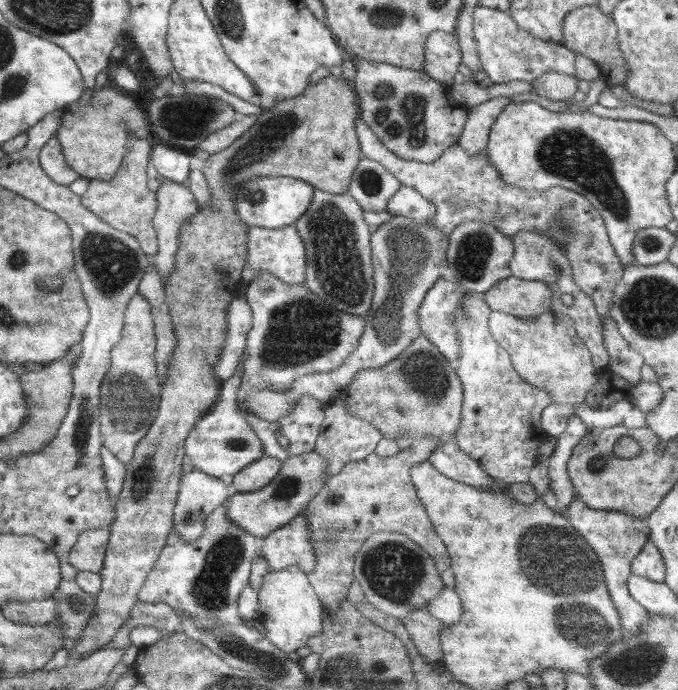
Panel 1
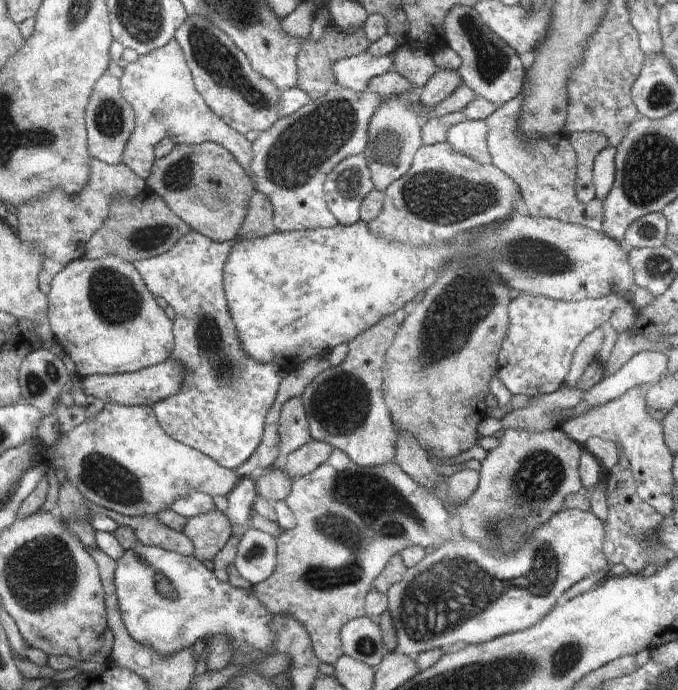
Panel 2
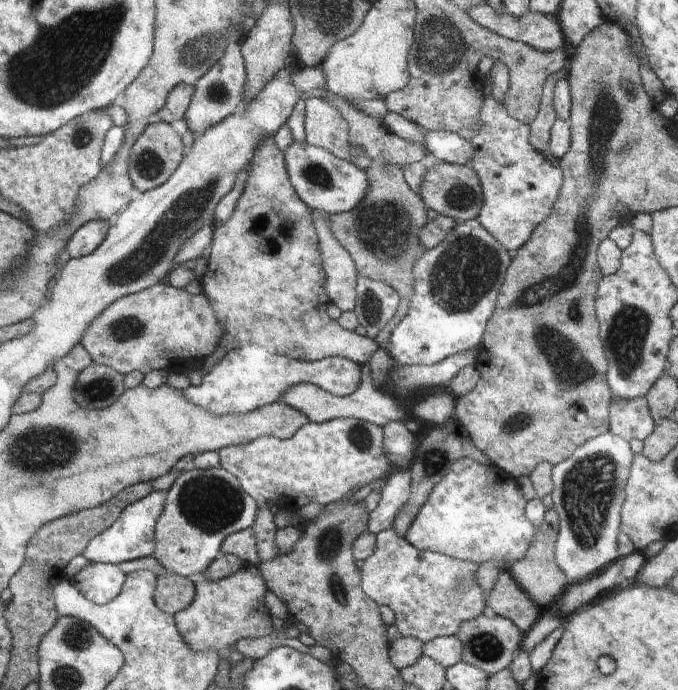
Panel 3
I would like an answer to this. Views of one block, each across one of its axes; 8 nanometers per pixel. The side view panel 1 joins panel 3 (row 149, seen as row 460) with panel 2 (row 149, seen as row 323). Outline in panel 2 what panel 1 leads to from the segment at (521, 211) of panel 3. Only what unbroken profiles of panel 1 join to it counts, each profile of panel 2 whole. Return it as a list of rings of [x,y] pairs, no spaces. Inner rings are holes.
[[[468,120],[448,130],[447,141],[460,153],[483,165],[490,165],[492,157],[487,147],[488,124],[483,120]]]

